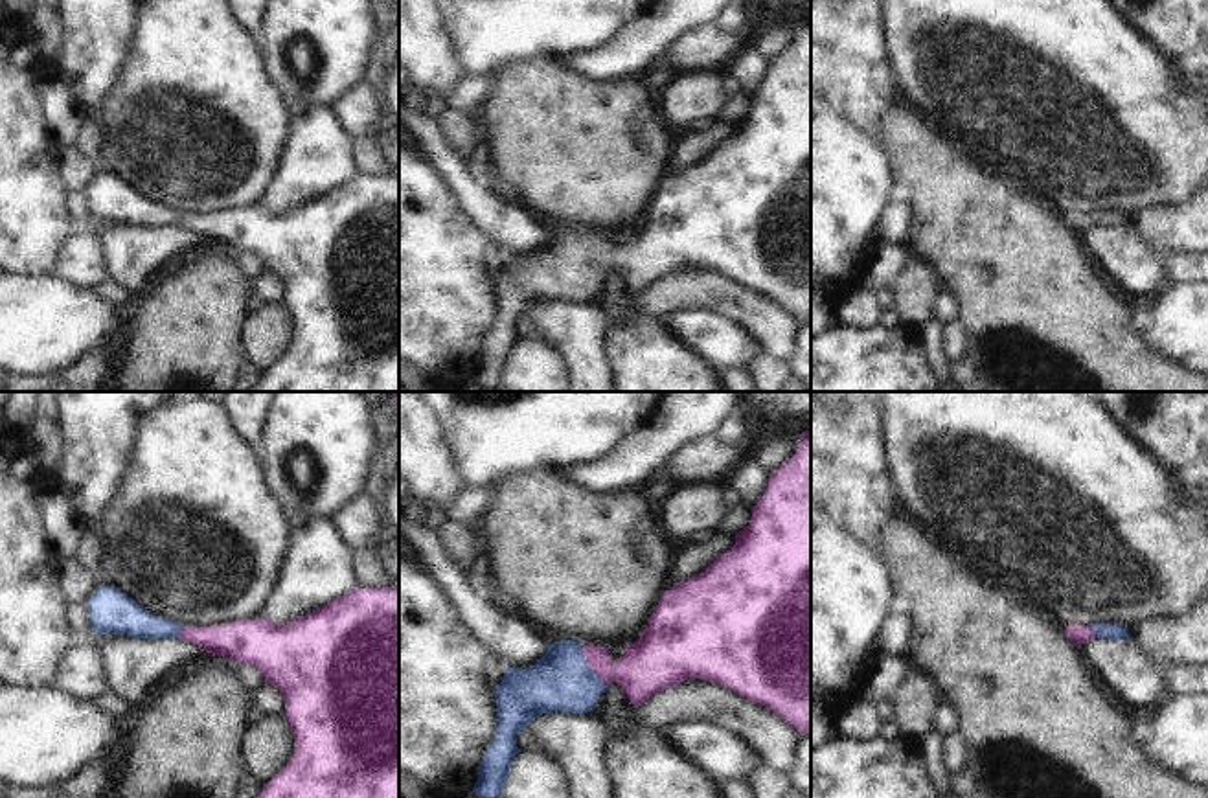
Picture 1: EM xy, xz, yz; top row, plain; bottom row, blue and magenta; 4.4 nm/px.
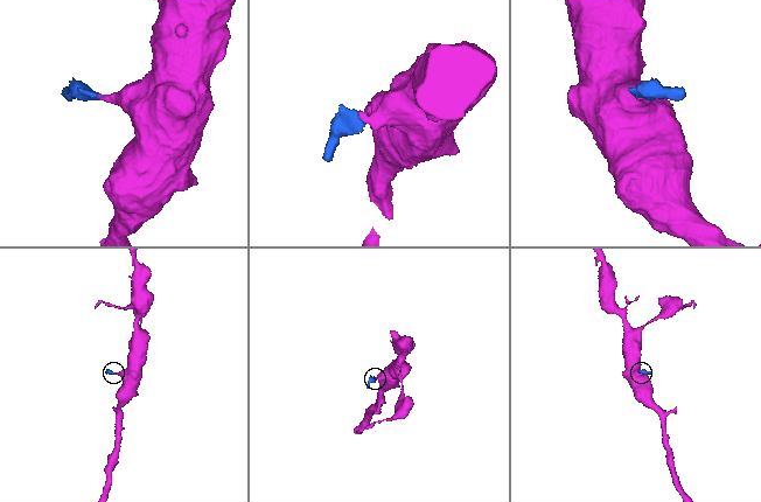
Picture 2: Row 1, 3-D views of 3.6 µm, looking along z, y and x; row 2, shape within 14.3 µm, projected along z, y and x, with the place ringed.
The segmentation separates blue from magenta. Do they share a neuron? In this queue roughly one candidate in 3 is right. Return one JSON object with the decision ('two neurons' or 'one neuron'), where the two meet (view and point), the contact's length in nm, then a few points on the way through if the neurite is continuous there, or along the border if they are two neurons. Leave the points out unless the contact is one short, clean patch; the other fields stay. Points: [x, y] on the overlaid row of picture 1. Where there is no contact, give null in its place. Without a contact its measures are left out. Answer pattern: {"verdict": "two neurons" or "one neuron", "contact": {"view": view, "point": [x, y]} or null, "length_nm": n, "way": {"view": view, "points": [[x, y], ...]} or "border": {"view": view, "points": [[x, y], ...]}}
{"verdict": "one neuron", "contact": {"view": "xz", "point": [587, 666]}, "length_nm": 200, "way": {"view": "xz", "points": [[561, 681], [578, 675], [587, 666], [644, 668]]}}

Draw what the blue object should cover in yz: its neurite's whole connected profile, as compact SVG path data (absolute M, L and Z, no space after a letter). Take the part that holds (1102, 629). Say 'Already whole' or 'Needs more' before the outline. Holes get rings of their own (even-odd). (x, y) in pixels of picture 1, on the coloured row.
Needs more. M1094 623L1090 627L1065 625L1065 633L1076 645L1081 645L1092 638L1122 640L1131 636L1127 627L1109 623Z

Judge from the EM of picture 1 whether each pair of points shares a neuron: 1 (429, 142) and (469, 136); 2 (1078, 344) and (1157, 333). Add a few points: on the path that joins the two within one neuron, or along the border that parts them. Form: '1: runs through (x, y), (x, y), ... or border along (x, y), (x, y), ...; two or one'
1: border along (436, 118), (445, 138), (466, 159); two
2: border along (1140, 331), (1142, 342), (1153, 353), (1175, 363); two

